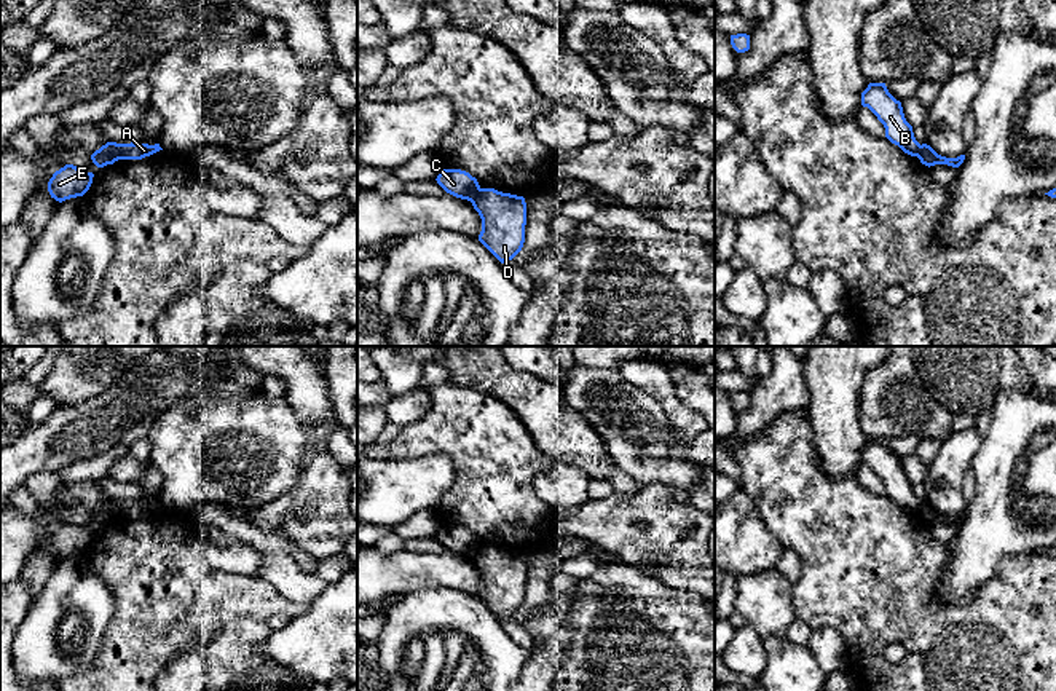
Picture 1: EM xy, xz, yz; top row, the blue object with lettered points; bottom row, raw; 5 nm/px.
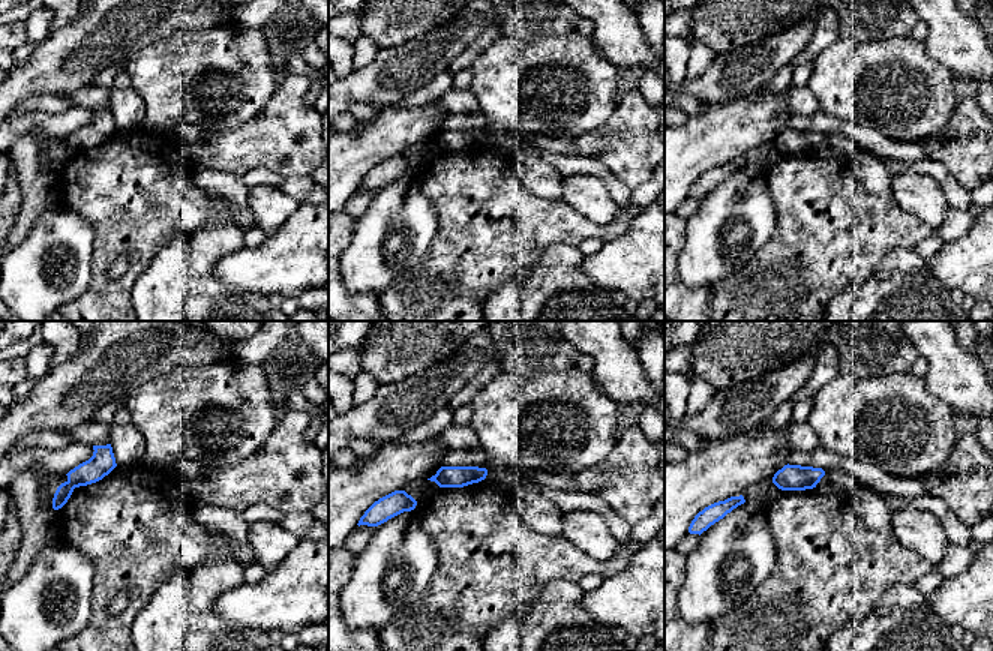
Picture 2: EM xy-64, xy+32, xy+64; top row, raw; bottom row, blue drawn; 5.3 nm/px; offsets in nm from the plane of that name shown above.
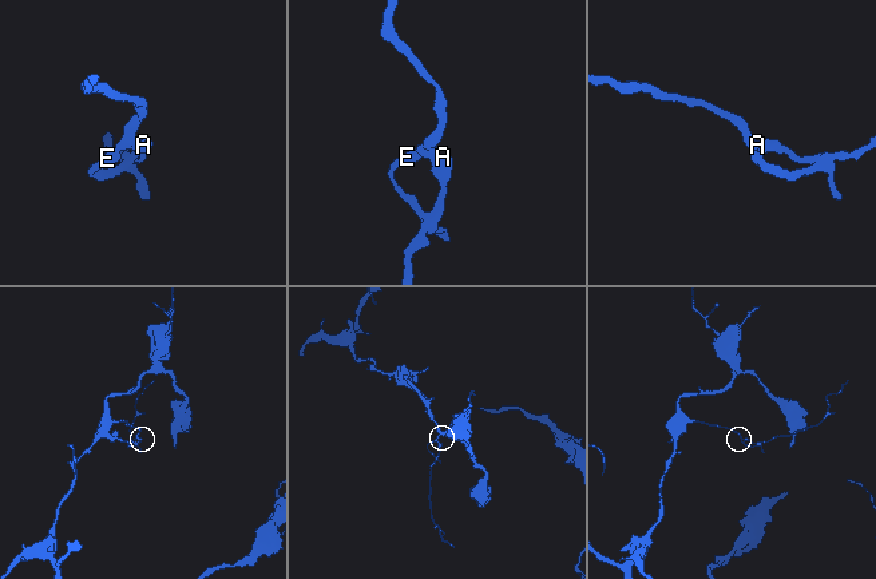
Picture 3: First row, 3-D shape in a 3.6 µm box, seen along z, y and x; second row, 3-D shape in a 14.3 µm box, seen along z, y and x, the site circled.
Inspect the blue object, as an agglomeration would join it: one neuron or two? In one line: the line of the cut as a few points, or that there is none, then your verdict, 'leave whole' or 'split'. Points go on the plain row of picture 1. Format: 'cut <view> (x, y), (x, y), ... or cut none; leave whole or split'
cut xy (123, 501), (117, 516); split

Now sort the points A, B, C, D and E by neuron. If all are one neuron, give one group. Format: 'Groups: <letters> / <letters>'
Groups: A D E / B C

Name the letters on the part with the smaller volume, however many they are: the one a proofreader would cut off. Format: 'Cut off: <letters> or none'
Cut off: A, D, E

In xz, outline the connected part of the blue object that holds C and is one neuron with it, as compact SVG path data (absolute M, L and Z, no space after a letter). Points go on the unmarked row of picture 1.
M442 527L435 538L447 551L467 559L480 547L477 536L461 527Z

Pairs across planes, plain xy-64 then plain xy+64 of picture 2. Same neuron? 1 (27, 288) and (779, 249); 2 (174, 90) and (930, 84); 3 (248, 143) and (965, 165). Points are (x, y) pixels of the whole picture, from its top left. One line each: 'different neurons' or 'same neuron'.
1: different neurons
2: same neuron
3: same neuron

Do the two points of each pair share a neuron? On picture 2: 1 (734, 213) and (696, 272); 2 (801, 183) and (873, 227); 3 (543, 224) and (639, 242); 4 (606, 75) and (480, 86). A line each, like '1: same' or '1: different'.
1: same
2: same
3: different
4: same

